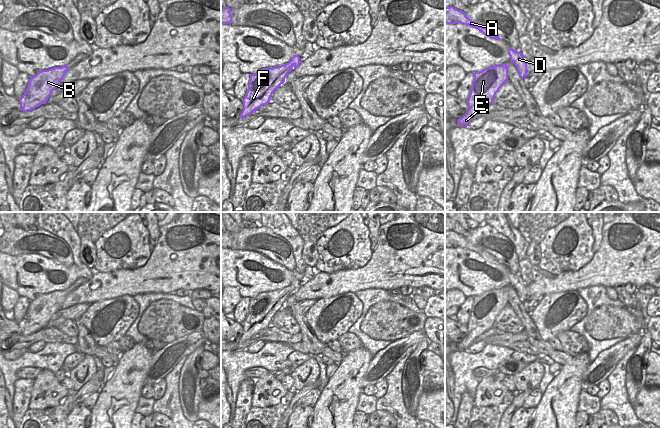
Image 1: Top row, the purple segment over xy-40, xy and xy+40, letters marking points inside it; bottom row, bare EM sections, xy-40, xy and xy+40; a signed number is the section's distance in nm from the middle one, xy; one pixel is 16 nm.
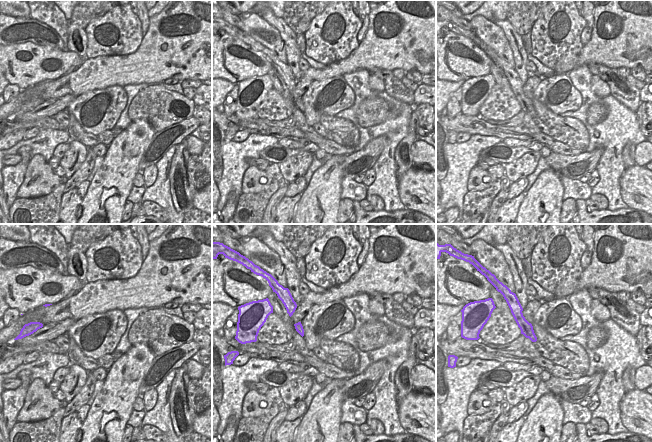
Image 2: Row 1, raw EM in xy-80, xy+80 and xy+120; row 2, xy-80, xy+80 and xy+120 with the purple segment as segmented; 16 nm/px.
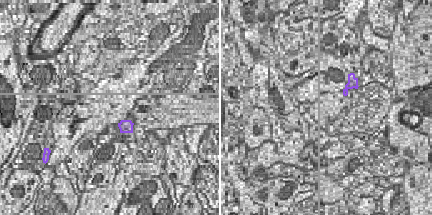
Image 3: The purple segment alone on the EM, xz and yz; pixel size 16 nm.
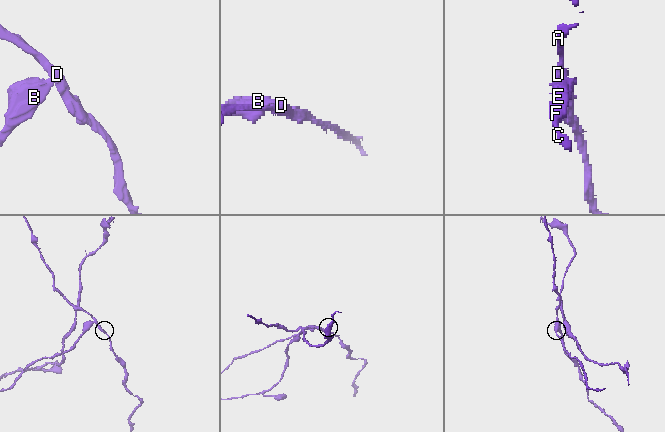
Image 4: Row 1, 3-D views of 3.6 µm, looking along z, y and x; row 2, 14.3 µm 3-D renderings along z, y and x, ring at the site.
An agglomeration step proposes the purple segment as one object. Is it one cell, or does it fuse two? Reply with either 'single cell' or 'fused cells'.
fused cells

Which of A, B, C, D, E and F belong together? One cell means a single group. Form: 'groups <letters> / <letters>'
groups A D / B C E F

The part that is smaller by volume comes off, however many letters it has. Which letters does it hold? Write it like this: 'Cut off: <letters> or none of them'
Cut off: B, C, E, F.

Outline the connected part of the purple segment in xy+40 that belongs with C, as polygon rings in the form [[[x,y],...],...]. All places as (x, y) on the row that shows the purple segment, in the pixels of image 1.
[[[506,63],[490,66],[473,75],[474,79],[467,99],[468,110],[457,119],[458,126],[467,127],[479,111],[493,103],[496,93],[508,81],[508,66]]]

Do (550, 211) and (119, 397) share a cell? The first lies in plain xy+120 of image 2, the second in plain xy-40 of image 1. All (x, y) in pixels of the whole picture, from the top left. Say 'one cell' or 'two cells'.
one cell

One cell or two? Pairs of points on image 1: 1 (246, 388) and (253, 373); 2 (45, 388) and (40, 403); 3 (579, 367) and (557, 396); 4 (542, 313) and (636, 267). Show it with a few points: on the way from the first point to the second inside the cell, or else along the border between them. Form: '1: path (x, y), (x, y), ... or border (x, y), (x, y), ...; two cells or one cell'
1: border (247, 377), (254, 380); two cells
2: path (42, 392), (40, 399); one cell
3: path (572, 374), (563, 389); one cell
4: border (576, 290), (553, 293); two cells

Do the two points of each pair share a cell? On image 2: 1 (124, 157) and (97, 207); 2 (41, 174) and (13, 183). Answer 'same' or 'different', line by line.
1: same
2: different

